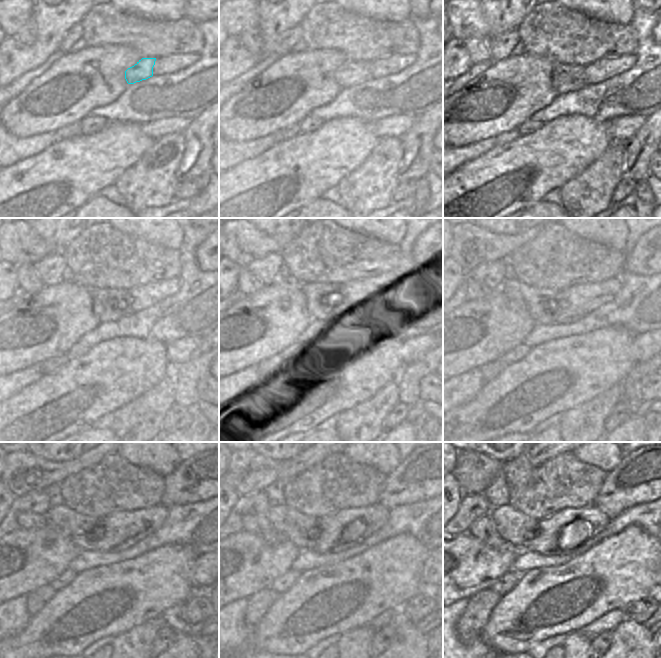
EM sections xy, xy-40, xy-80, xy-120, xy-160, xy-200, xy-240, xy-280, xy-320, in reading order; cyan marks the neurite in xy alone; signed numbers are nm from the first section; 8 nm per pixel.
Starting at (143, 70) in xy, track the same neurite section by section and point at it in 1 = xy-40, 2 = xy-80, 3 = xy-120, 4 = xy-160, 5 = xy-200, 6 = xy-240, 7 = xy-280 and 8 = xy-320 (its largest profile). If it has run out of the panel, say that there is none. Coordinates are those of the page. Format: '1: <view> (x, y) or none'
1: xy-40 (351, 73)
2: xy-80 (565, 78)
3: xy-120 (105, 301)
4: xy-160 (318, 296)
5: xy-200 (538, 300)
6: xy-240 (84, 531)
7: xy-280 (302, 530)
8: xy-320 (516, 528)

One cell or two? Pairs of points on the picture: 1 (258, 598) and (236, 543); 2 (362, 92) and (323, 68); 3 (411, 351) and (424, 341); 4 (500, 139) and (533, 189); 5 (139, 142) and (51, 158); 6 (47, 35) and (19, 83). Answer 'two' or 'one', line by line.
1: two
2: two
3: one
4: two
5: one
6: two

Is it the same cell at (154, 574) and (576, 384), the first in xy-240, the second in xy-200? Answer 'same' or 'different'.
same

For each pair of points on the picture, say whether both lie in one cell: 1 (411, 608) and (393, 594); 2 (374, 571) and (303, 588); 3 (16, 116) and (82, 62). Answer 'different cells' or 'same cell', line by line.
1: different cells
2: same cell
3: same cell

